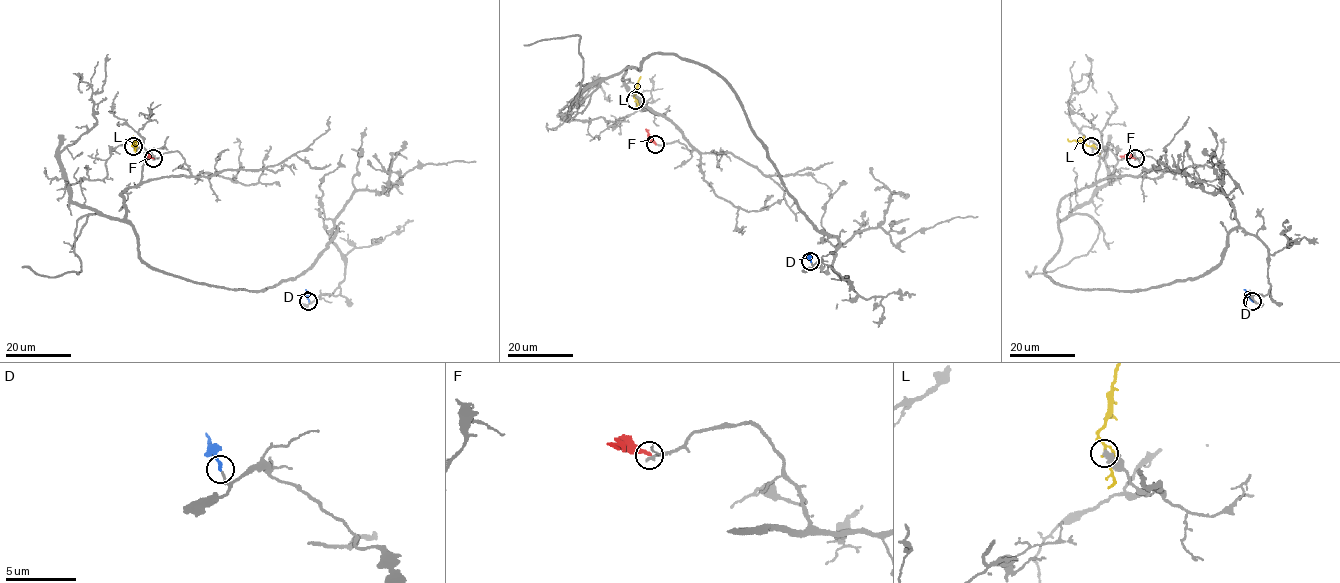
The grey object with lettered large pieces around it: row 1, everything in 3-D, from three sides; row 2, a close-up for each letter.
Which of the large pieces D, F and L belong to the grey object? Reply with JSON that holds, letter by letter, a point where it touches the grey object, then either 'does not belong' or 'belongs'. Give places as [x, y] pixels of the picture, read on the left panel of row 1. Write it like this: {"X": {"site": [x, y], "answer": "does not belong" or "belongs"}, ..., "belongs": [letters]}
{"D": {"site": [308, 301], "answer": "belongs"}, "F": {"site": [153, 158], "answer": "does not belong"}, "L": {"site": [133, 146], "answer": "does not belong"}, "belongs": ["D"]}

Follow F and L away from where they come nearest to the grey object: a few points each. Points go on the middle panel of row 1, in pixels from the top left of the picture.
F: (655, 144), (646, 129)
L: (635, 101), (641, 76)

